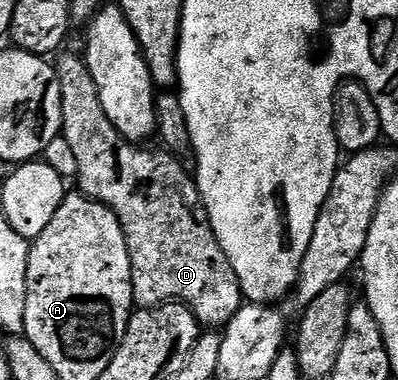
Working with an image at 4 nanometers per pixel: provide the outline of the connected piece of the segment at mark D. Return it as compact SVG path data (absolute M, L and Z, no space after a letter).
M63 52L57 58L56 68L58 71L58 82L60 83L60 107L62 108L62 132L61 137L68 139L72 152L76 155L76 182L85 196L91 197L93 201L100 202L101 205L107 205L116 215L116 219L120 223L120 227L126 236L128 245L128 259L132 265L132 291L134 292L135 306L143 309L153 309L156 305L164 305L167 303L181 303L187 305L196 315L199 326L205 327L210 331L221 330L236 315L236 311L240 311L244 304L242 288L236 279L236 271L232 271L232 267L228 263L228 255L224 255L224 251L220 247L220 243L216 239L216 235L212 231L209 221L206 219L205 212L202 208L202 200L198 194L198 182L193 176L181 165L179 158L169 151L161 151L162 153L153 153L152 150L146 149L150 147L139 147L137 144L123 141L122 136L116 131L116 127L112 127L112 123L108 119L108 115L104 115L104 107L100 107L100 99L96 87L92 83L92 75L88 71L85 60L81 56L78 57L74 53Z

